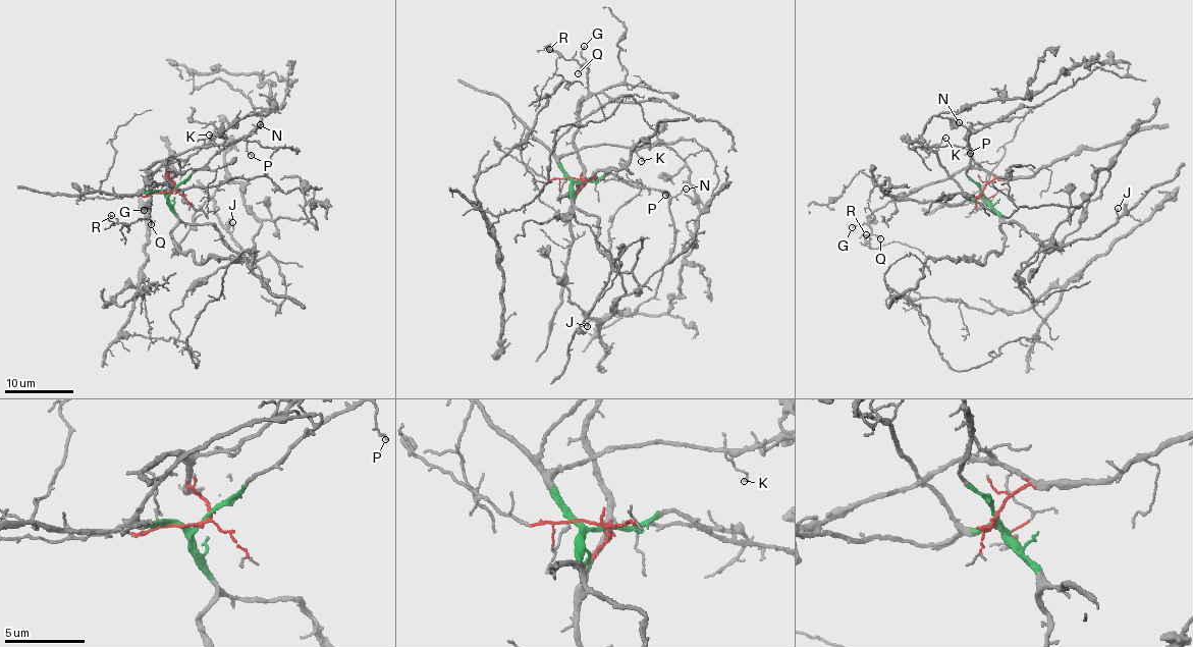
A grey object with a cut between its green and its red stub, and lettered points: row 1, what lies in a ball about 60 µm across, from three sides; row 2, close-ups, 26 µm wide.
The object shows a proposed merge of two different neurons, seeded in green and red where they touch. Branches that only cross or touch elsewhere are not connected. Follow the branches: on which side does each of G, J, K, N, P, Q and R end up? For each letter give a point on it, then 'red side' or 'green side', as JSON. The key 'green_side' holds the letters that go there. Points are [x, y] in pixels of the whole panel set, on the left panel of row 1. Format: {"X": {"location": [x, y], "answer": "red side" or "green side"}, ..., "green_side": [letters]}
{"G": {"location": [144, 210], "answer": "red side"}, "J": {"location": [232, 222], "answer": "green side"}, "K": {"location": [209, 135], "answer": "green side"}, "N": {"location": [260, 124], "answer": "green side"}, "P": {"location": [251, 155], "answer": "green side"}, "Q": {"location": [151, 224], "answer": "red side"}, "R": {"location": [111, 215], "answer": "red side"}, "green_side": ["J", "K", "N", "P"]}

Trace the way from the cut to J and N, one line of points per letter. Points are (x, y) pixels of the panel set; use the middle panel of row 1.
J: (579, 180), (570, 199), (596, 218), (595, 243), (611, 261), (608, 280), (583, 324), (587, 325)
N: (579, 180), (599, 180), (614, 174), (672, 197), (687, 189)

